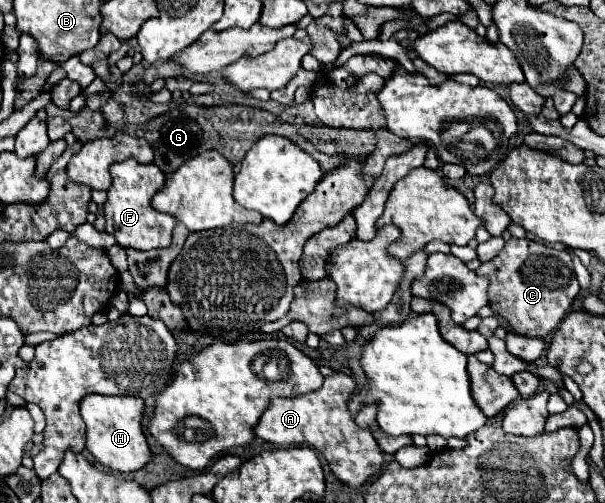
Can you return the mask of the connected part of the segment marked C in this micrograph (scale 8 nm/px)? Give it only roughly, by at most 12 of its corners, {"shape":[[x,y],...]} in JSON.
{"shape":[[511,238],[477,268],[517,334],[549,336],[581,290],[567,252]]}

